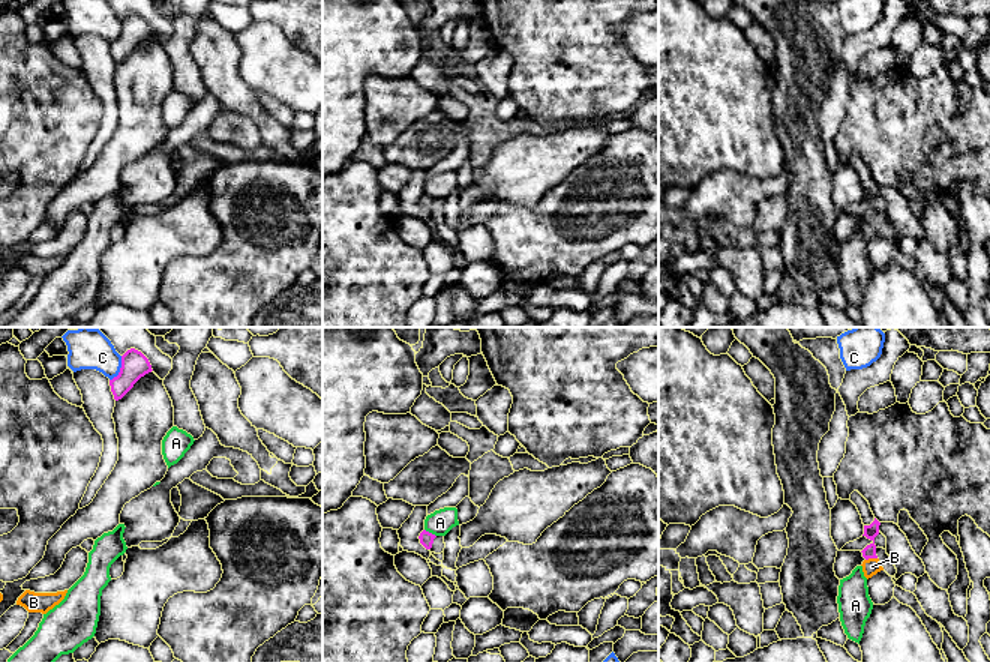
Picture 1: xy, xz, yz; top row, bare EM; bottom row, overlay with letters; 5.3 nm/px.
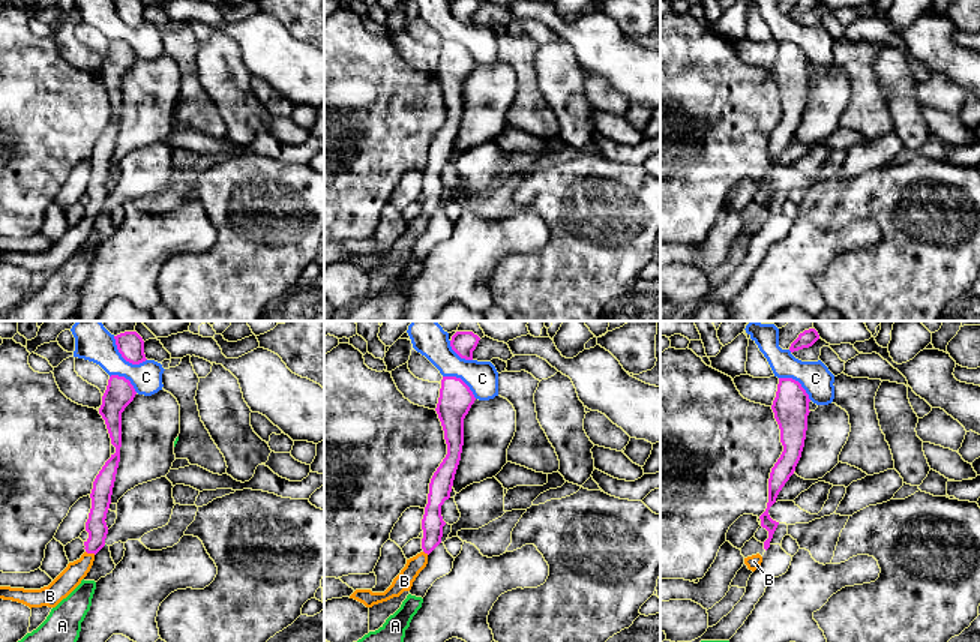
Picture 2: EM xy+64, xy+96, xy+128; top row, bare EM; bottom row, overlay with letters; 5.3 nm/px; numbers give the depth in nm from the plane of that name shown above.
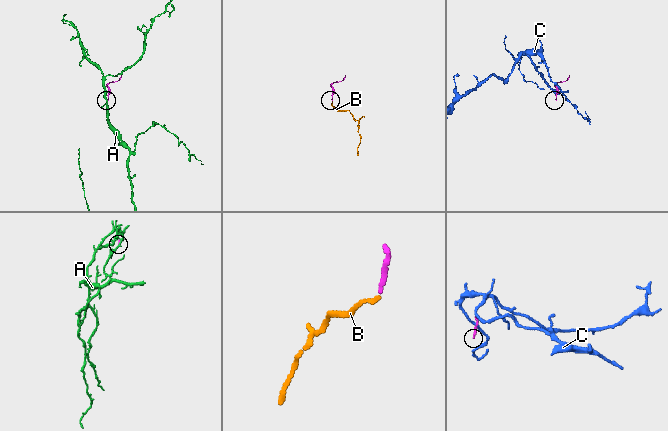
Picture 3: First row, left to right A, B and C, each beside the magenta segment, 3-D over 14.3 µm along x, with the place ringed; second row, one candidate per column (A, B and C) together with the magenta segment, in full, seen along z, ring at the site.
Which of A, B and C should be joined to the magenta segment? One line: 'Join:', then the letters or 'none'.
Join: B

